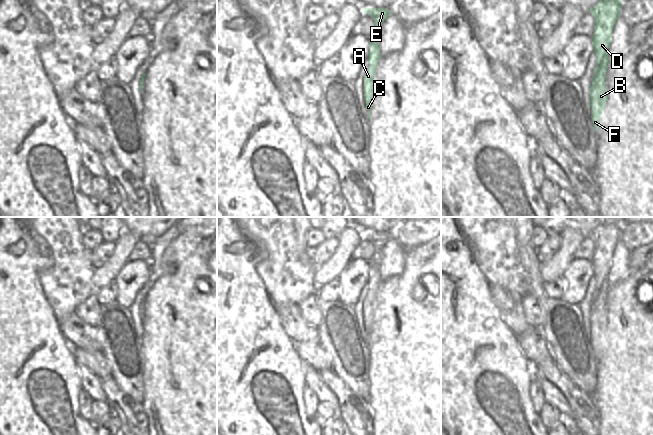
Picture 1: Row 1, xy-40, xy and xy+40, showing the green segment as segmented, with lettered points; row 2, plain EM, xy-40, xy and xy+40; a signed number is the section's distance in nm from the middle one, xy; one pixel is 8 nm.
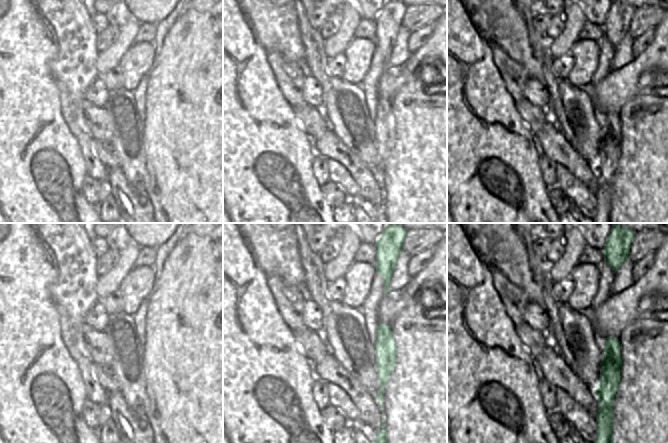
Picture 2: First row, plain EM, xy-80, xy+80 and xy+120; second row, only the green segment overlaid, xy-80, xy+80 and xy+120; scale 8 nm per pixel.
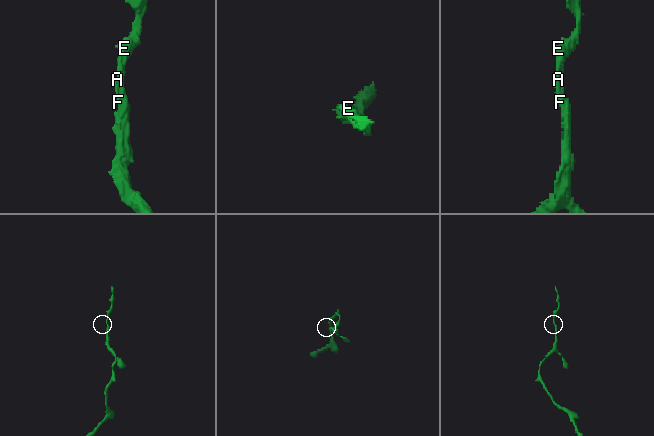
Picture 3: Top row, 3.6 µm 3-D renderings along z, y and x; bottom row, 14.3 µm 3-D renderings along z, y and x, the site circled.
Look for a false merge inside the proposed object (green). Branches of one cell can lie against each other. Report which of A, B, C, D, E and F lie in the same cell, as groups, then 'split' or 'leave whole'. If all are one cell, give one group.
groups A B C D E F; leave whole

